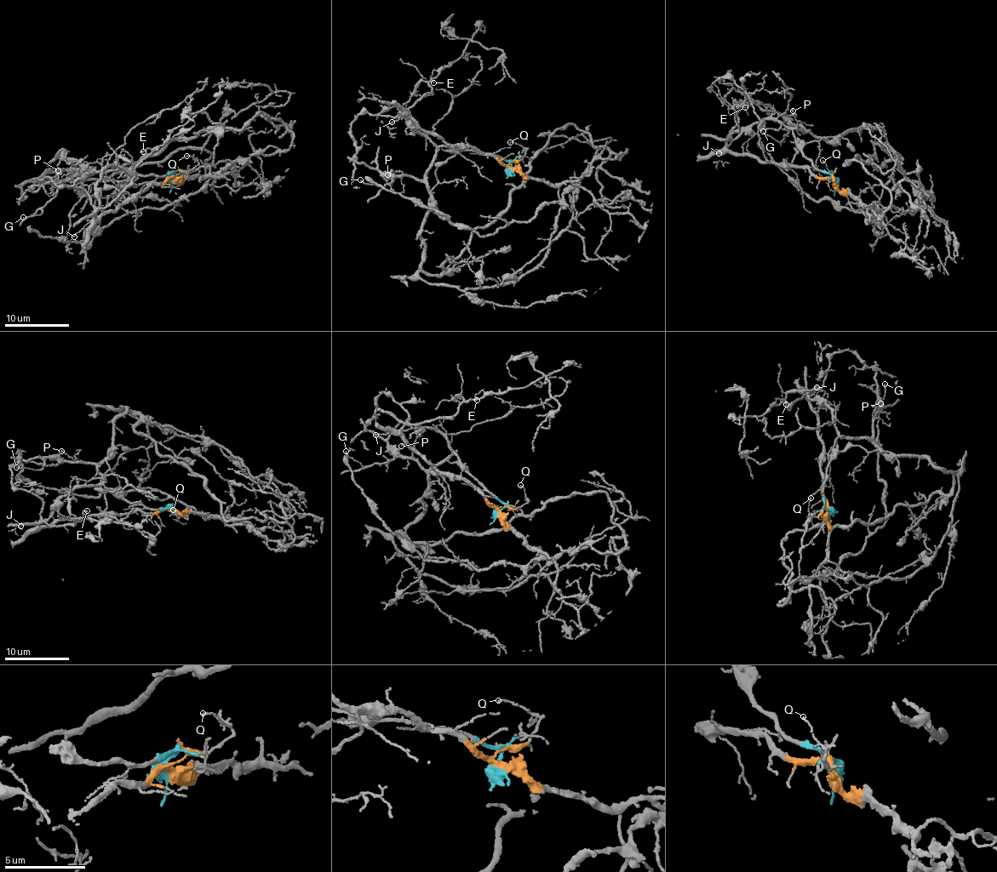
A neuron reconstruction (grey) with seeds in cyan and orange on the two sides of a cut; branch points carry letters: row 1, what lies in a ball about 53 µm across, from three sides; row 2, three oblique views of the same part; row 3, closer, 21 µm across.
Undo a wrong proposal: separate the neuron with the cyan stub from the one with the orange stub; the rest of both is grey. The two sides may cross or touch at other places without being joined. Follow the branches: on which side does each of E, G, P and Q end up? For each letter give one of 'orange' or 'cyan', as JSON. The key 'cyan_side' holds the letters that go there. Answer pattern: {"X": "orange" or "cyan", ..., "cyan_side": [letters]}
{"E": "orange", "G": "cyan", "P": "cyan", "Q": "orange", "cyan_side": ["G", "P"]}

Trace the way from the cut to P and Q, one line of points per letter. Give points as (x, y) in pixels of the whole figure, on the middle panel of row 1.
P: (510, 170), (507, 162), (493, 155), (474, 151), (456, 151), (443, 146), (422, 179), (398, 172), (387, 174)
Q: (510, 168), (510, 162), (520, 160), (527, 148), (510, 142)

